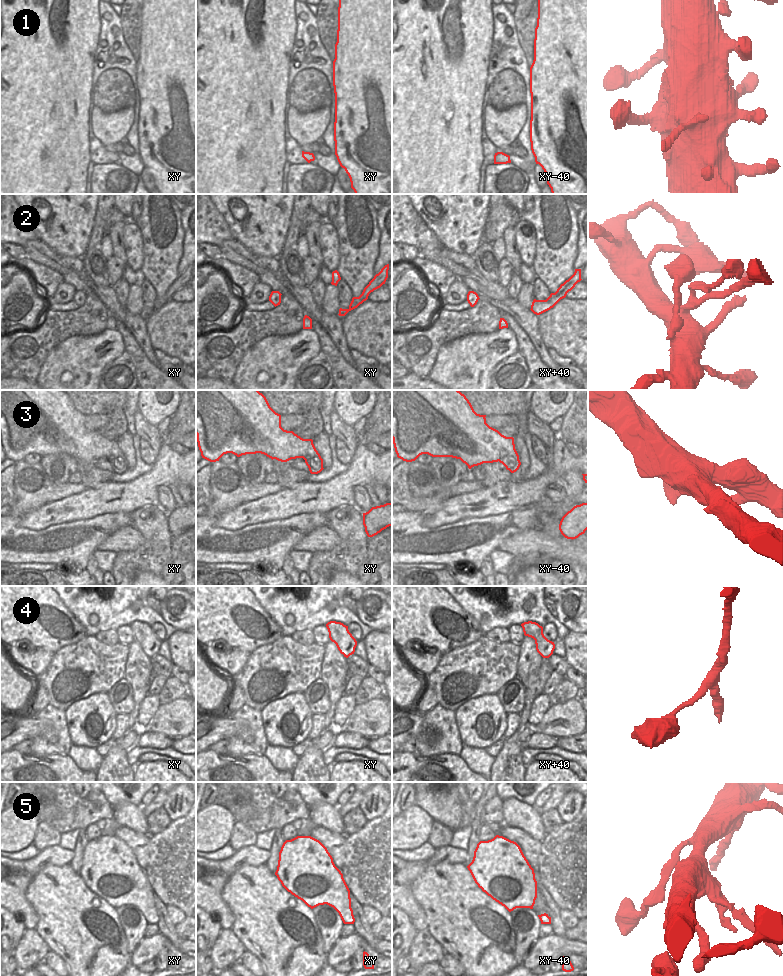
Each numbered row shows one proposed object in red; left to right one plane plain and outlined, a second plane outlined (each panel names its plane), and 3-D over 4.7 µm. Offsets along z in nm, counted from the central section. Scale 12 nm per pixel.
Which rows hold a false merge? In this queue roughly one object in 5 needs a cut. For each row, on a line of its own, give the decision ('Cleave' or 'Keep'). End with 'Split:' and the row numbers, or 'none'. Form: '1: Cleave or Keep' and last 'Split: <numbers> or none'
1: Keep
2: Keep
3: Keep
4: Keep
5: Cleave
Split: 5.

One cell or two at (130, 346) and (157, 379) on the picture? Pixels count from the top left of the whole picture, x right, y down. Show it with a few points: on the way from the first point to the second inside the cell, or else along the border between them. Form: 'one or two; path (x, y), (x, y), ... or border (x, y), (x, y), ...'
one; path (137, 354), (142, 364), (149, 371)

